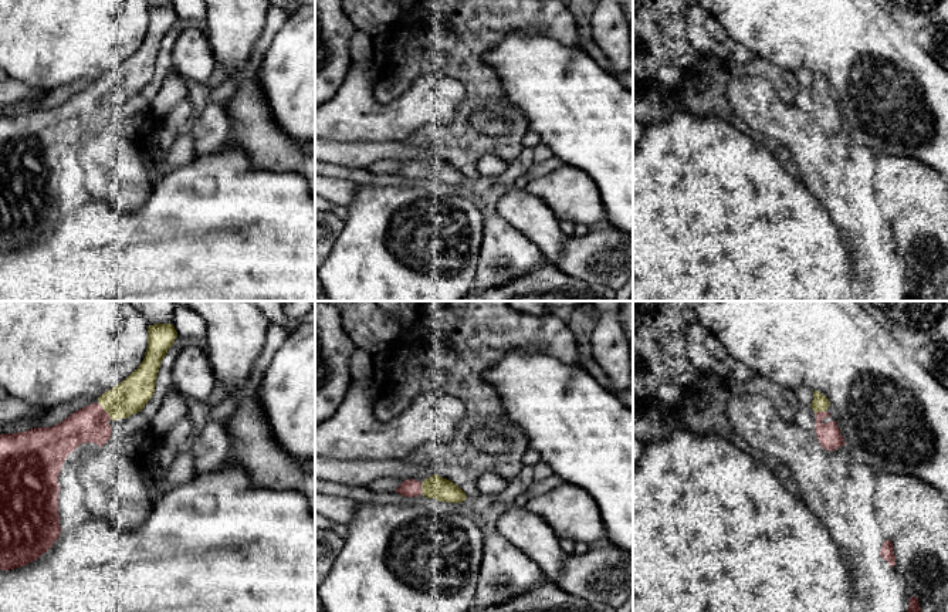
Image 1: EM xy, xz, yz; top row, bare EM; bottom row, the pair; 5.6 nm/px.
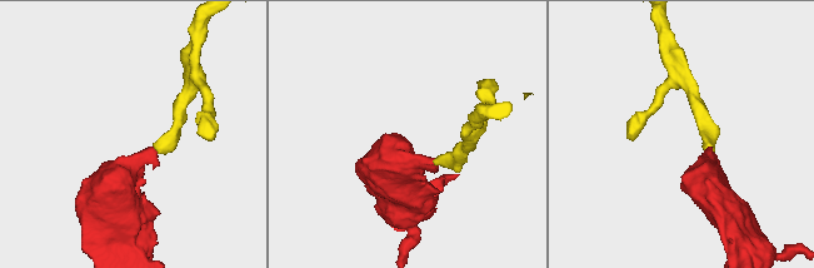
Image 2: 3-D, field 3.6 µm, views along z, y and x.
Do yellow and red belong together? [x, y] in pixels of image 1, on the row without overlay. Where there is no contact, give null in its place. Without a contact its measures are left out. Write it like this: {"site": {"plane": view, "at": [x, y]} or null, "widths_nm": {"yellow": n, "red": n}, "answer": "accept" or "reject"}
{"site": {"plane": "xy", "at": [104, 91]}, "widths_nm": {"yellow": 200, "red": 200}, "answer": "accept"}

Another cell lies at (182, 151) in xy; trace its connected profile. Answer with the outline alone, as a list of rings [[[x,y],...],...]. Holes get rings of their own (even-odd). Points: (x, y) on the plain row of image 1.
[[[187,129],[183,132],[172,145],[165,156],[165,166],[160,177],[170,173],[176,168],[187,165],[194,158],[194,142],[193,135]]]

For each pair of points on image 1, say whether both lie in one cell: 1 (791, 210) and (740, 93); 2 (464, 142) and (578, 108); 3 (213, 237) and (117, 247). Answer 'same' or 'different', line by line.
1: different
2: different
3: same

